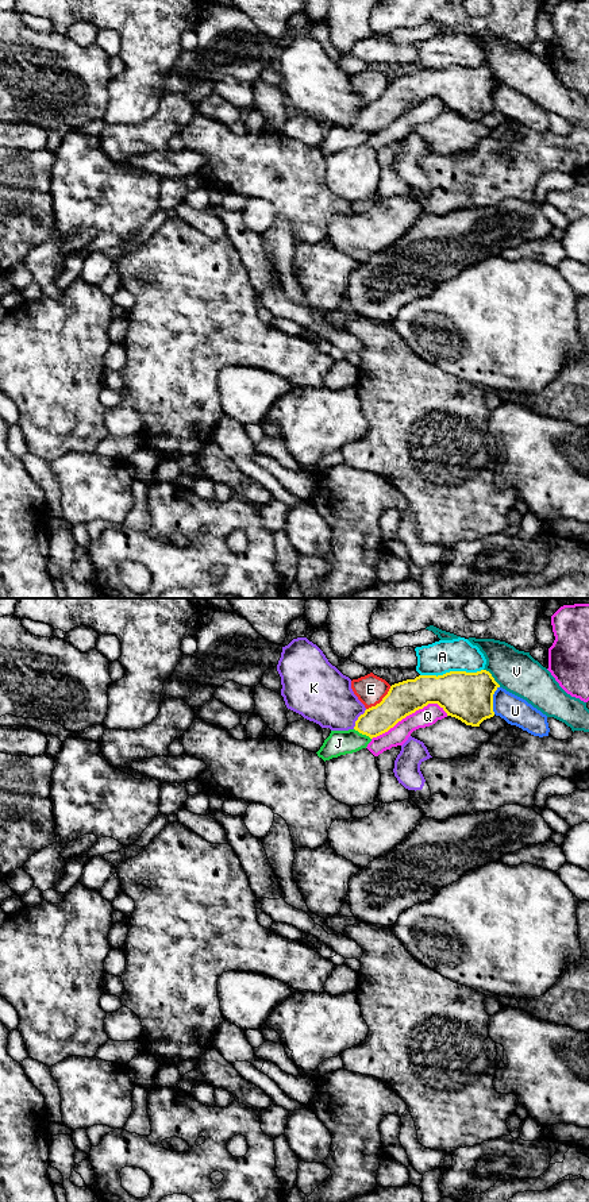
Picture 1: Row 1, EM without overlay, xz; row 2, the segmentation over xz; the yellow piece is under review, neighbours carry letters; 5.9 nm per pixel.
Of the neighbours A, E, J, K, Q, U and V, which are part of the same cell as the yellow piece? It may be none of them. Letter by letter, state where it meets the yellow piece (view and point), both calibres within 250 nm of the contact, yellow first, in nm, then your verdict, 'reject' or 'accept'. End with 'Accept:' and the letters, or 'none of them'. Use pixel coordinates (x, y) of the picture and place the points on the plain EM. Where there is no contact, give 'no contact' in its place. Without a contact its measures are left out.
A: xz (451, 66) | 280/200 nm | reject
E: xz (381, 96) | 200/180 nm | reject
J: xz (362, 128) | 170/150 nm | accept
K: xz (358, 114) | 180/340 nm | reject
Q: xz (410, 108) | 200/120 nm | reject
U: xz (492, 95) | 280/170 nm | reject
V: xz (492, 72) | 280/260 nm | reject
Accept: J

